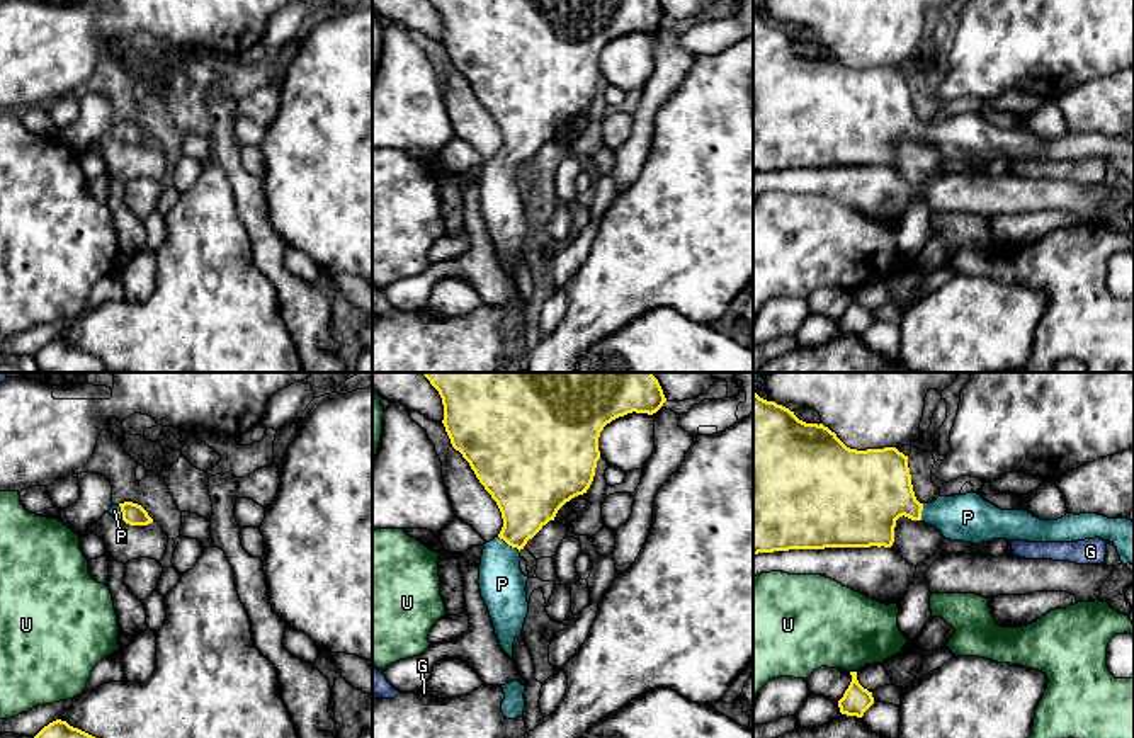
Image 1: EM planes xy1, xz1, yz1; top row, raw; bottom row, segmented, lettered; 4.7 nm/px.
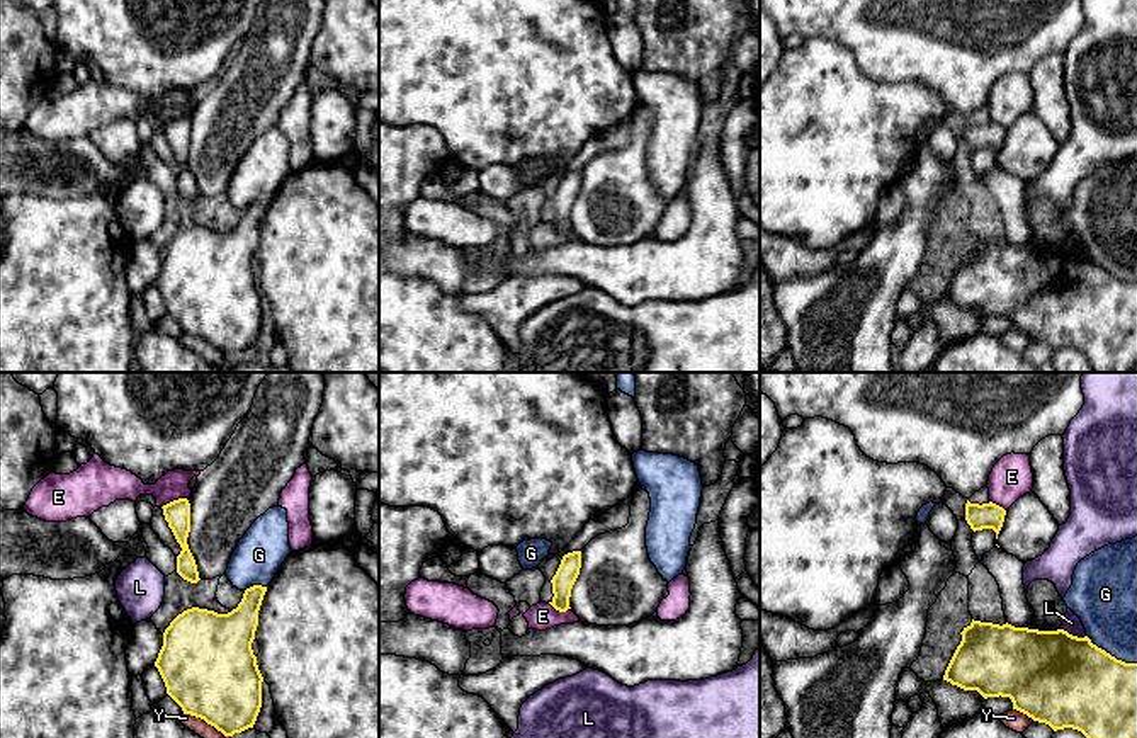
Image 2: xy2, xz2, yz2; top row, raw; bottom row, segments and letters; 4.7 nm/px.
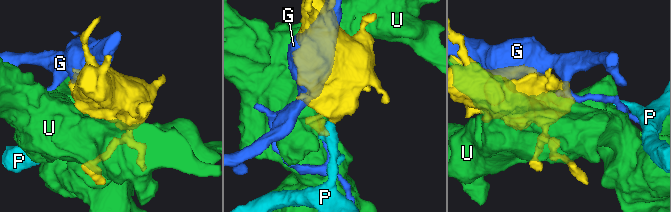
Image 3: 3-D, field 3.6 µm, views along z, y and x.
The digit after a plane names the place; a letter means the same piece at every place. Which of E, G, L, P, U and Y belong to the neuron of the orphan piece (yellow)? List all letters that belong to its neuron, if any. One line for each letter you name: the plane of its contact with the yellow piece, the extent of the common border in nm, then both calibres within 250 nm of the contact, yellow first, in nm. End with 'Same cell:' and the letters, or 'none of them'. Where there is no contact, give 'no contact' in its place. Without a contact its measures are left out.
P: meets yellow in xz1; contact 130 nm long; 300 nm thick on the yellow side, 220 nm on the other
Same cell: P

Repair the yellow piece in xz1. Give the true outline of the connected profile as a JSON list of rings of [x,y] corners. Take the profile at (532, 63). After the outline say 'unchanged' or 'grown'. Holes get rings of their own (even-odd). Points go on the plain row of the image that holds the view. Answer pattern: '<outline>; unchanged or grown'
[[[430,0],[444,24],[444,46],[451,63],[469,82],[479,102],[496,121],[503,146],[485,163],[479,184],[479,209],[488,226],[502,269],[513,281],[513,260],[522,255],[529,233],[527,199],[520,170],[571,117],[587,112],[597,80],[598,56],[607,43],[627,32],[656,32],[666,20],[658,0]]]; grown

